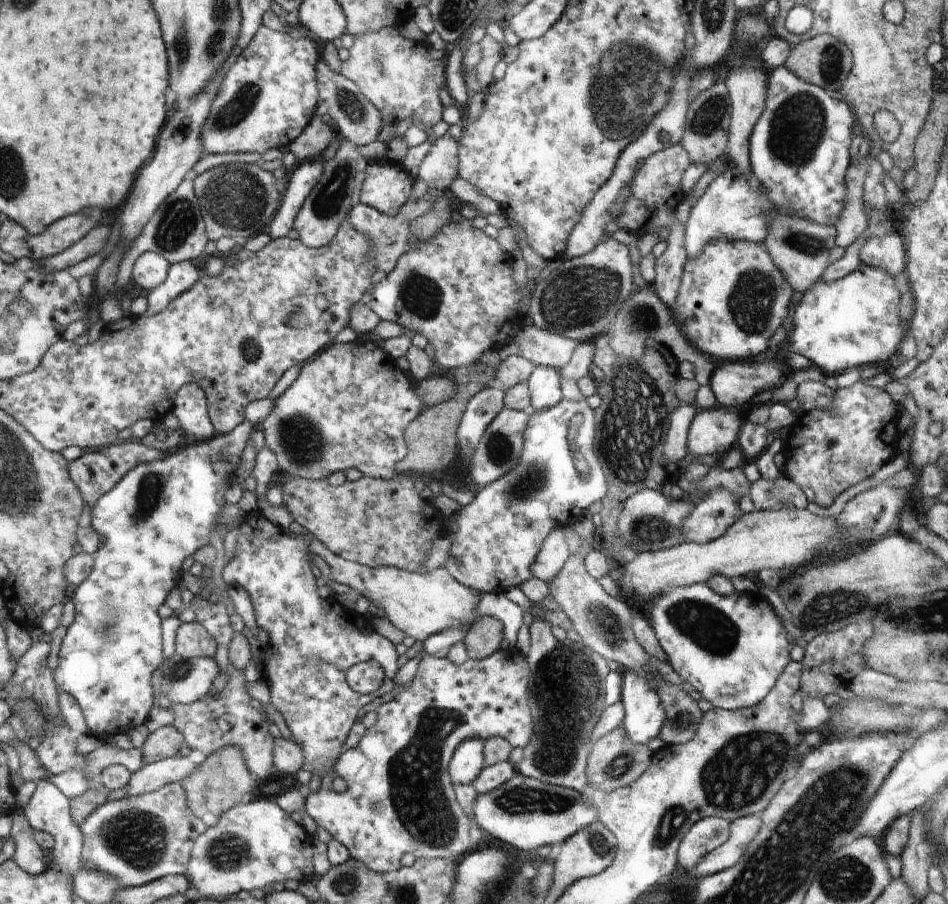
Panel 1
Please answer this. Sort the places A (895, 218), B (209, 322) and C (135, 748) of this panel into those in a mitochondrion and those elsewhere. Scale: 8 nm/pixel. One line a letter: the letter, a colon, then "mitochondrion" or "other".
A: other
B: other
C: other

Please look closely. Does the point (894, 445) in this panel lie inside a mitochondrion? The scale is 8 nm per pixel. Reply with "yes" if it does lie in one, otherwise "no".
no

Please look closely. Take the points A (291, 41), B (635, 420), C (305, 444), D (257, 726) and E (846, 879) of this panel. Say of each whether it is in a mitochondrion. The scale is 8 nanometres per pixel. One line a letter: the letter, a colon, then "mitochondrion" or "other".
A: other
B: mitochondrion
C: mitochondrion
D: other
E: mitochondrion

